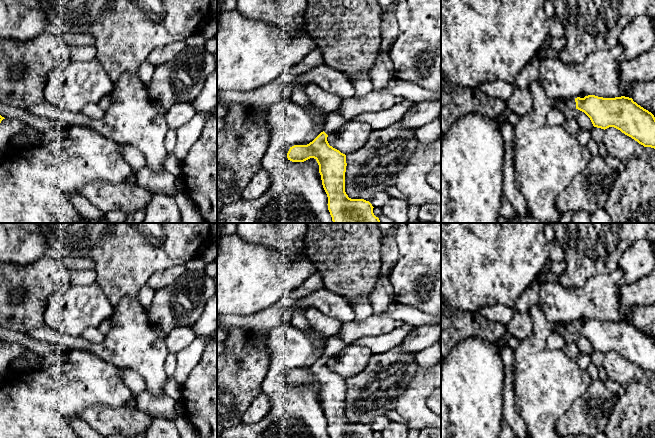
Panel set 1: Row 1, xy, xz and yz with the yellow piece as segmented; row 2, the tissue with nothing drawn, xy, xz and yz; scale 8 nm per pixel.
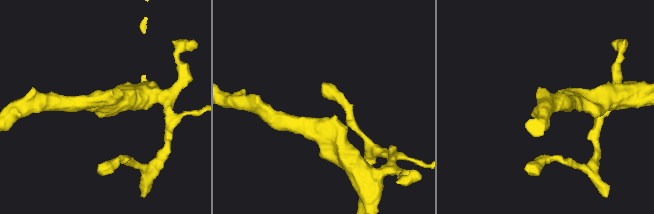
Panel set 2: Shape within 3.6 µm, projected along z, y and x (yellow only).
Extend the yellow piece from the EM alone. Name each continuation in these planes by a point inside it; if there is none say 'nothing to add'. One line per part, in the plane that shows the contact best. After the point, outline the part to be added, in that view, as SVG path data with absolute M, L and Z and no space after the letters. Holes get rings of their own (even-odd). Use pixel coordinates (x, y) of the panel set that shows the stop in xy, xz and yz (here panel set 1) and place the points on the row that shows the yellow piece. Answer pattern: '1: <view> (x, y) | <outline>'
1: yz (571, 103) | M561 99L561 101L565 102L566 105L570 108L576 108L576 102L575 102L575 99L569 99L569 100L566 100L566 99Z

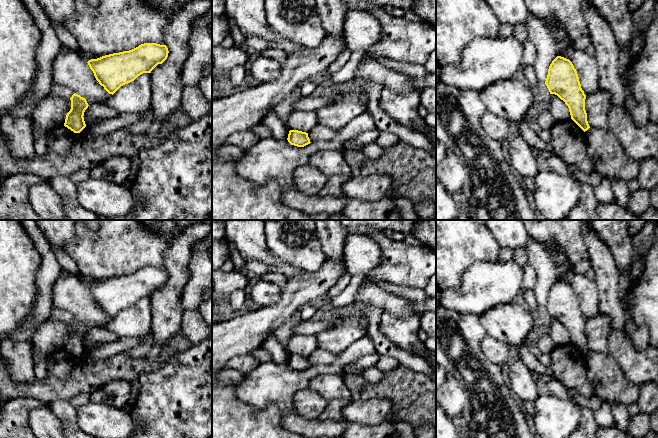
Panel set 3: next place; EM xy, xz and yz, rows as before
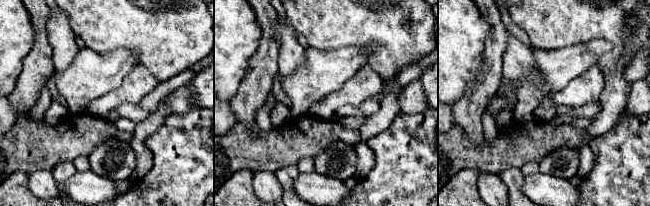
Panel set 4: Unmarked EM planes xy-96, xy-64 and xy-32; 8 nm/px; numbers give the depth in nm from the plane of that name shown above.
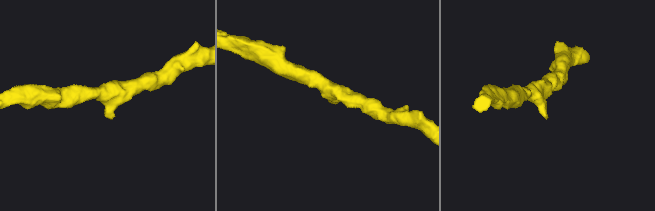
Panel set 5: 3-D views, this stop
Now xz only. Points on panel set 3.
nothing to add

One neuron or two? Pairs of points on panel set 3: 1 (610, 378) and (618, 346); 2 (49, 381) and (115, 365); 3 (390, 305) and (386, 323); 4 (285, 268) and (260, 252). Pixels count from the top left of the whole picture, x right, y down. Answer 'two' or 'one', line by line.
1: two
2: one
3: two
4: one

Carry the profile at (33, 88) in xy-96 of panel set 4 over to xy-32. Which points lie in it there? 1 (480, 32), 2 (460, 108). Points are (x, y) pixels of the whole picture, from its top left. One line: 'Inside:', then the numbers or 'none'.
Inside: 2

